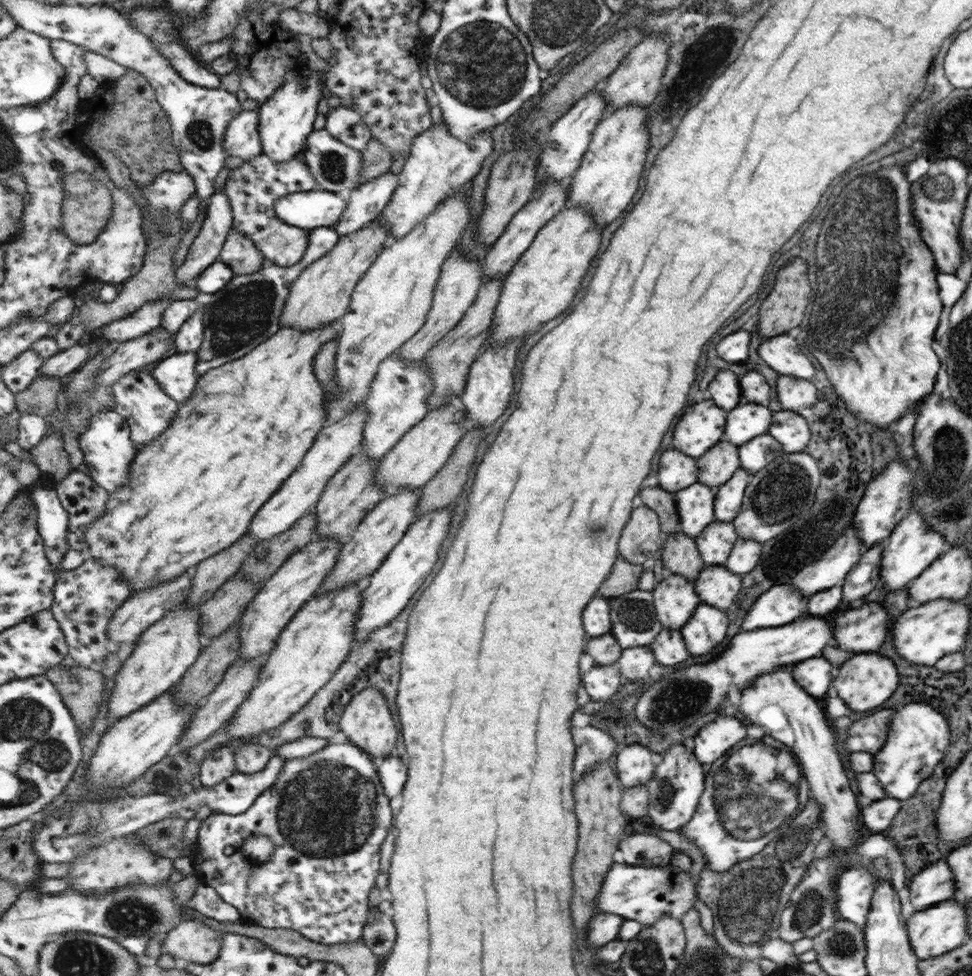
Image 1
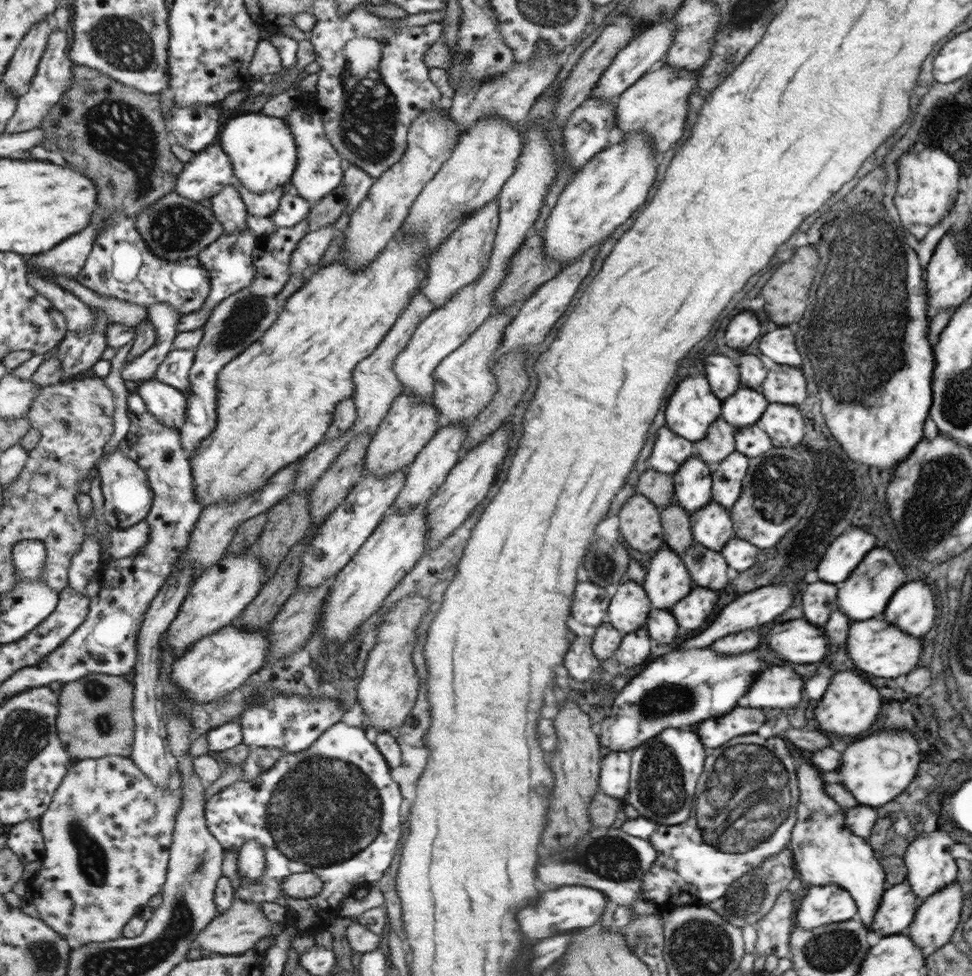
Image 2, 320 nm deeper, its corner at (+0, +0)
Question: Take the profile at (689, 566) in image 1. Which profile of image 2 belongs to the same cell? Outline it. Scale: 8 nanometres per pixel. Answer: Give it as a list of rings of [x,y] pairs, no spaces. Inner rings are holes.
[[[673,505],[661,511],[661,520],[664,525],[664,539],[674,553],[681,555],[691,547],[691,533],[689,523],[691,516],[687,516],[687,511],[681,505]]]

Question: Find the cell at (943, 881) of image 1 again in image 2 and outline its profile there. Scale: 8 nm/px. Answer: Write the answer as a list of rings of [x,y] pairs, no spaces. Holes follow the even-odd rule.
[[[906,881],[890,886],[881,896],[881,904],[867,930],[882,937],[902,933],[914,919],[919,904],[921,899],[916,898]]]

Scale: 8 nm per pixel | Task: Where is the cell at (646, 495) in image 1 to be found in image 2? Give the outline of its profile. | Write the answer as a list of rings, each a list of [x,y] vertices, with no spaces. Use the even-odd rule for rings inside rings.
[[[647,468],[638,478],[635,486],[635,494],[648,497],[657,507],[671,504],[673,498],[673,486],[668,474],[657,472],[653,468]]]

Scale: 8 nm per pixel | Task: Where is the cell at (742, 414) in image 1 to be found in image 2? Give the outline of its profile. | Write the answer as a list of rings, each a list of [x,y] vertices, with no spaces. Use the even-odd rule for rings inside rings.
[[[749,387],[740,388],[739,391],[723,400],[720,418],[728,421],[734,428],[748,427],[755,424],[767,403],[767,399],[759,390]]]

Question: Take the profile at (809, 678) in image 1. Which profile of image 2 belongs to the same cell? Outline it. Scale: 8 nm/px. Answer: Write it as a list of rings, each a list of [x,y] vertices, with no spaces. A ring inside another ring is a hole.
[[[765,668],[765,676],[753,682],[747,702],[751,708],[791,708],[799,702],[801,678],[785,668]]]

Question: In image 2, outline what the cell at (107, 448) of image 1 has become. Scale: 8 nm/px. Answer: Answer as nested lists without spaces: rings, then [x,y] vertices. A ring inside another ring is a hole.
[[[118,445],[113,453],[100,460],[94,474],[101,480],[101,490],[105,498],[104,516],[110,526],[115,529],[127,529],[146,520],[152,511],[155,493],[148,473],[136,460],[124,454]]]

